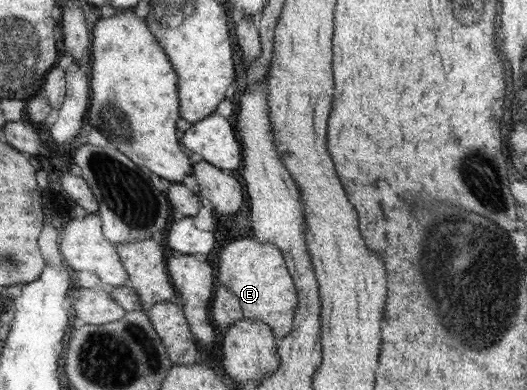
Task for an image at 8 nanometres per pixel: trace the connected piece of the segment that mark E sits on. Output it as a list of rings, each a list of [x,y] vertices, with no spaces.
[[[250,236],[232,240],[220,252],[220,266],[215,275],[216,286],[210,307],[210,318],[220,333],[242,317],[255,318],[267,324],[279,340],[292,330],[295,308],[298,306],[298,291],[295,288],[295,280],[289,273],[289,267],[286,266],[285,258],[276,246],[269,242],[262,244]]]

